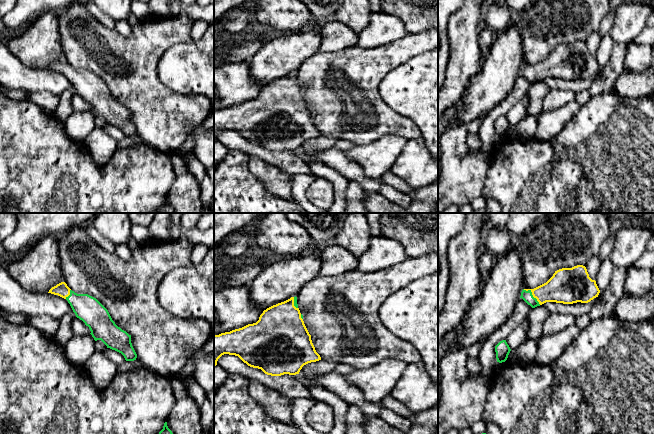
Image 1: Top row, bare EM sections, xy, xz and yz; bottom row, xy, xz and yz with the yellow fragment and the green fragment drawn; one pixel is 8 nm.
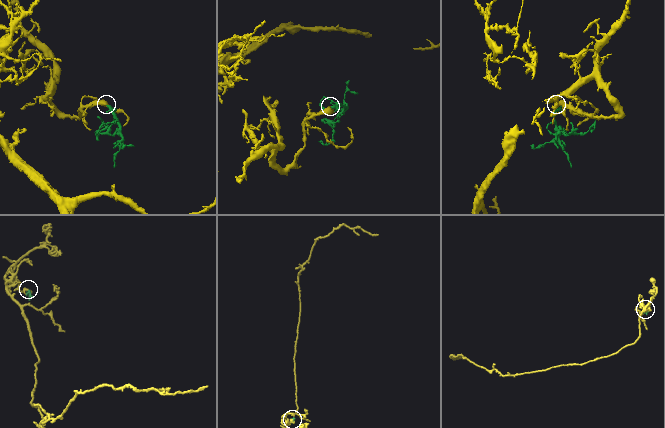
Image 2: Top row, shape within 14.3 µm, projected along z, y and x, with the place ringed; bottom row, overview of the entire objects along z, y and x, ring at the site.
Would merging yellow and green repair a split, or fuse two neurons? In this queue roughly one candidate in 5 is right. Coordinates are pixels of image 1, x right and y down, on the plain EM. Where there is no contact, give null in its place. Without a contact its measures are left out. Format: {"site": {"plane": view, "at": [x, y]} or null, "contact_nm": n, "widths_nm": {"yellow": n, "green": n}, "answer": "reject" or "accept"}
{"site": {"plane": "yz", "at": [532, 70]}, "contact_nm": 190, "widths_nm": {"yellow": 240, "green": 90}, "answer": "accept"}

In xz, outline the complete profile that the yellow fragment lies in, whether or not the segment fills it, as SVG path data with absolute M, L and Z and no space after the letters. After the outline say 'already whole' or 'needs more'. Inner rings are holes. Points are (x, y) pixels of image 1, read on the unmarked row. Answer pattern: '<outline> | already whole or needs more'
M296 72L264 86L256 99L214 111L214 142L224 130L238 132L248 142L271 152L296 151L304 141L321 136L304 100Z | needs more

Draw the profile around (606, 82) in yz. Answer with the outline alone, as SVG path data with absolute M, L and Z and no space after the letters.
M615 43L609 62L599 69L599 77L589 87L591 96L597 96L605 92L616 92L616 81L623 72L626 57L626 46L624 43Z

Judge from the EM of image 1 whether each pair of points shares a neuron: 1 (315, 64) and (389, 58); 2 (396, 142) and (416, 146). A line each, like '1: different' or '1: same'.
1: same
2: different

